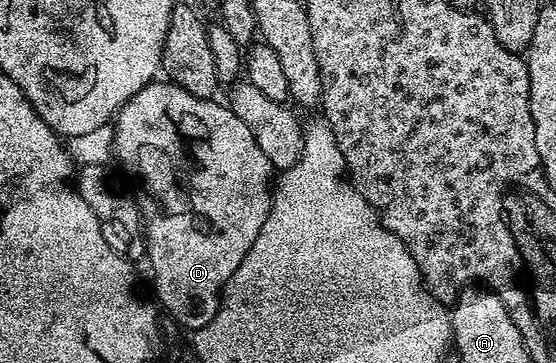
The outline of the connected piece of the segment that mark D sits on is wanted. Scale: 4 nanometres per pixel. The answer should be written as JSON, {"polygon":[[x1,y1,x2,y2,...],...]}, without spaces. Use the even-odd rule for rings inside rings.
{"polygon":[[154,80,149,86,143,86,140,91,129,100,125,106,116,113,114,125,112,126,112,152,115,161,120,161,120,166,128,174,133,174,136,178,141,178,140,190,145,194,144,202,148,206,161,206,164,210,143,211,142,218,142,238,148,241,148,266,152,269,152,282,156,285,155,301,177,322,180,326,185,326,188,332,200,330,214,316,220,307,220,295,224,293,224,286,234,276,238,264,250,252,258,232,262,232,262,224,266,224,266,216,272,207,272,190,270,183,274,178,274,169,268,162,265,153,258,148,258,143,254,136,242,122,232,112,227,105,219,106,212,98,199,98,190,92,186,92,182,87,176,86,167,80]]}

